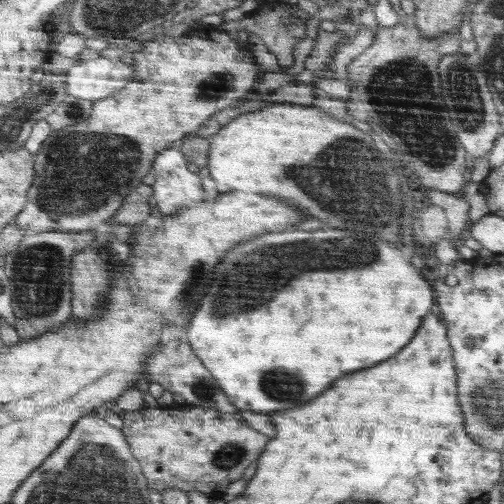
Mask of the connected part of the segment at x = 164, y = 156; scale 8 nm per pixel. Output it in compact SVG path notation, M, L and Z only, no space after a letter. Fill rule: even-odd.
M166 148L156 156L152 170L156 179L151 187L154 189L158 213L172 216L182 206L204 200L202 180L186 168L182 151Z

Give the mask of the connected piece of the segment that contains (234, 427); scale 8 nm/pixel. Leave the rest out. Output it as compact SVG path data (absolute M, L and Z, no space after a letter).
M167 406L166 410L158 410L158 407L156 410L141 408L125 412L122 432L127 437L131 452L140 463L152 490L160 494L170 488L186 492L196 490L204 493L209 499L216 499L220 494L224 494L230 482L242 478L244 470L256 462L268 442L268 435L246 424L247 421L240 414L228 414L215 408L197 406L188 406L188 410L172 410L172 406Z

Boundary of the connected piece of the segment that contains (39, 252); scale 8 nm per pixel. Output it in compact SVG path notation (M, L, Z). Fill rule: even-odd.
M96 230L76 231L76 233L64 231L34 232L24 236L20 244L12 252L8 252L3 268L12 281L13 296L11 302L14 316L18 322L25 321L36 328L38 332L44 333L45 331L60 329L71 320L70 318L74 314L71 304L73 298L72 256L82 252L86 246L94 245L96 234Z

